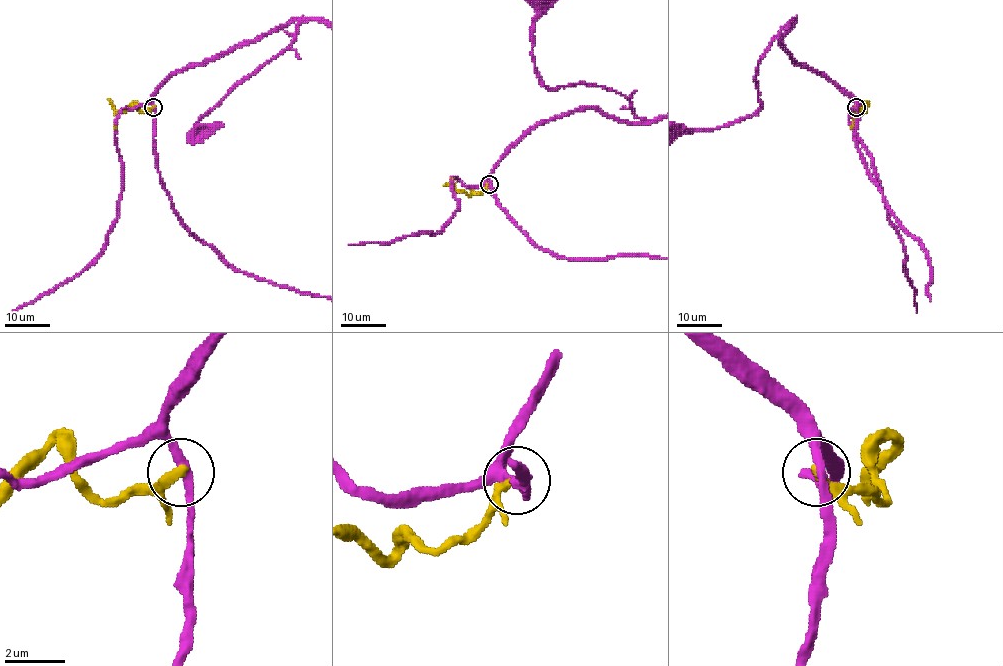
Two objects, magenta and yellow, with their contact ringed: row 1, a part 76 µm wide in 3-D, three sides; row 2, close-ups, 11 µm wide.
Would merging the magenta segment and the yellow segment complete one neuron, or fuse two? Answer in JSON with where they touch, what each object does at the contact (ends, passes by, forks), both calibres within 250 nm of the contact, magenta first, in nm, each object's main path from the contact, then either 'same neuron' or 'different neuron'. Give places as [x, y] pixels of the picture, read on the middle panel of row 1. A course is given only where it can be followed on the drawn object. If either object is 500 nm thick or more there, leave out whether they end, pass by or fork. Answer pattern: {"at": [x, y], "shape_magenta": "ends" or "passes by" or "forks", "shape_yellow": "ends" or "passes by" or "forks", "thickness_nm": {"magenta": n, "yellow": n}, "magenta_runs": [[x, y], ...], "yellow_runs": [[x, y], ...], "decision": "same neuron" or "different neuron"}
{"at": [489, 184], "shape_magenta": "passes by", "shape_yellow": "ends", "thickness_nm": {"magenta": 280, "yellow": 280}, "magenta_runs": [[489, 184], [501, 158], [538, 125], [581, 108], [645, 120], [615, 91], [543, 83], [532, 57]], "yellow_runs": [[489, 184], [477, 194], [467, 195], [458, 192], [452, 179]], "decision": "different neuron"}

